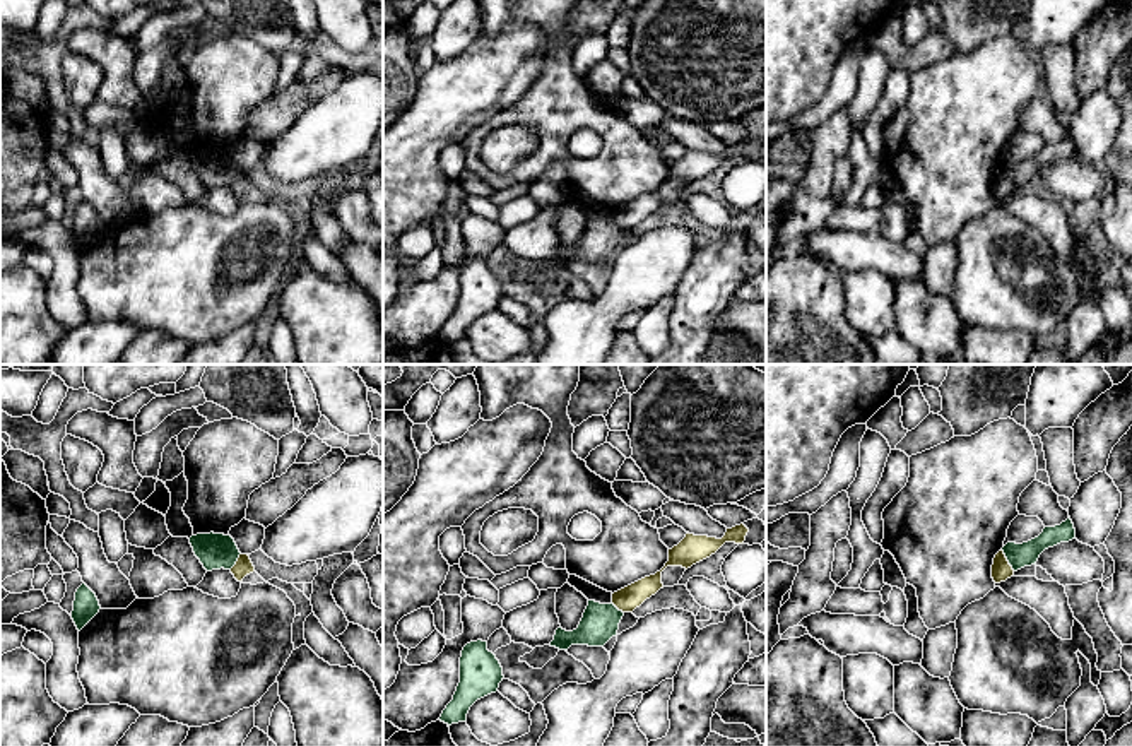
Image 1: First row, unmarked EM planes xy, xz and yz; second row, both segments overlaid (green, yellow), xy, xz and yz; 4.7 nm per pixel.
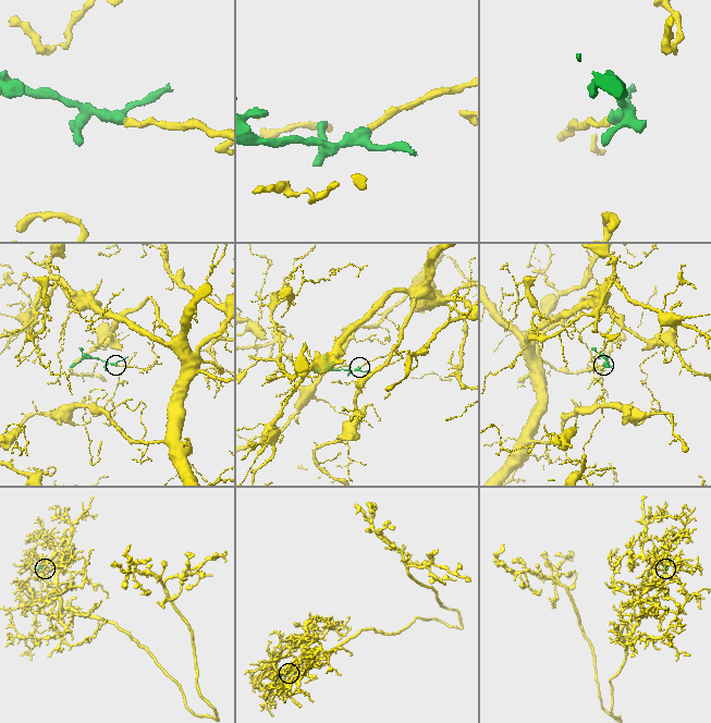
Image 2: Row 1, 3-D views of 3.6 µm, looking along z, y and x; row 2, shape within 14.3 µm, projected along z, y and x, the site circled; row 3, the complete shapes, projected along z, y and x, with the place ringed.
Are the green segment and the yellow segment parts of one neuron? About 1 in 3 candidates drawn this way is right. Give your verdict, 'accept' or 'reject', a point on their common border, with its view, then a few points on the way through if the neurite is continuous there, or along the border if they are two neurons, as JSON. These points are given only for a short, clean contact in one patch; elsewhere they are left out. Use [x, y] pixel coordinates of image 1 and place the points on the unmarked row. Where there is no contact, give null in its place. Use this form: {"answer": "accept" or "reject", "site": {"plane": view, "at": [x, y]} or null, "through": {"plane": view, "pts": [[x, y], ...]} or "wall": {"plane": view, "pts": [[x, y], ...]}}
{"answer": "reject", "site": {"plane": "yz", "at": [1008, 177]}, "wall": {"plane": "yz", "pts": [[1001, 166], [1014, 187]]}}

